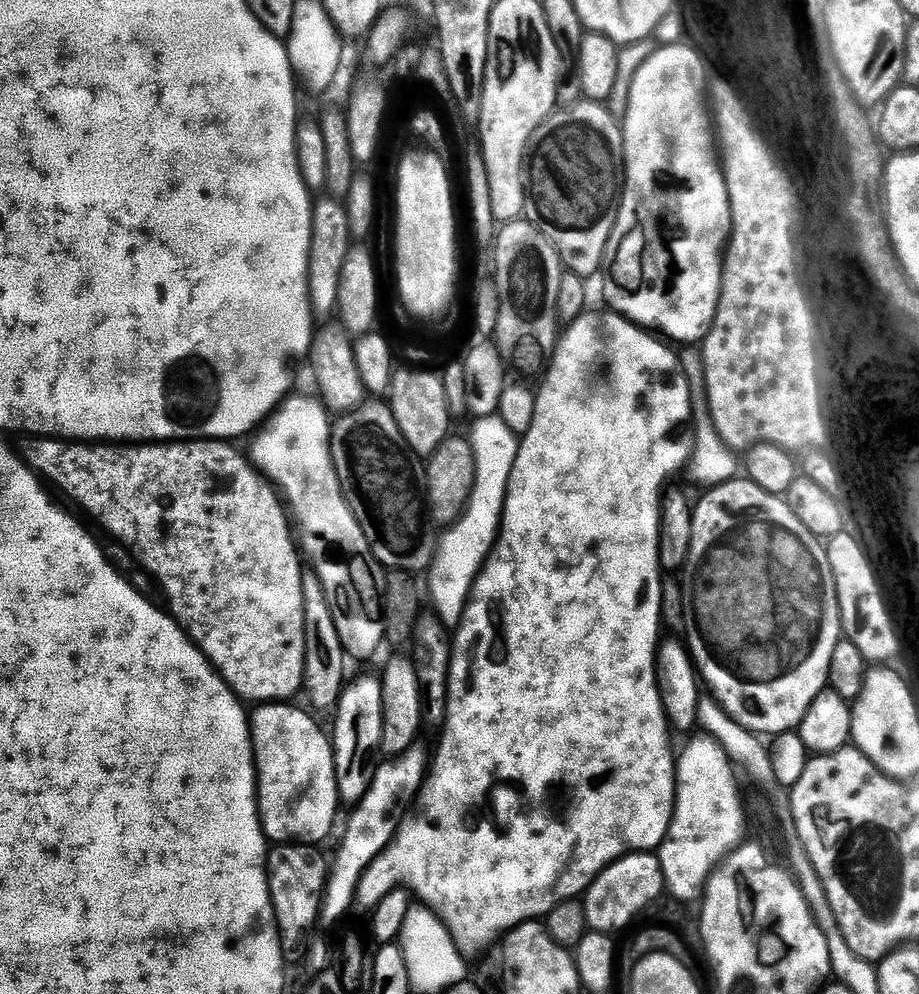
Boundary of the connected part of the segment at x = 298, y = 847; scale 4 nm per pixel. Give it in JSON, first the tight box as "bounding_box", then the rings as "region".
{"bounding_box":[268,844,330,954],"region":[[[277,844],[268,853],[270,898],[280,931],[280,945],[285,954],[292,954],[300,947],[301,951],[309,939],[308,931],[317,927],[330,871],[329,861],[324,861],[320,851],[319,847],[311,844]]]}

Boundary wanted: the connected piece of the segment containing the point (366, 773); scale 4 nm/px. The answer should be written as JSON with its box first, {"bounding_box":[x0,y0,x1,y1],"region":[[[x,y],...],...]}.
{"bounding_box":[330,676,384,806],"region":[[[364,676],[347,685],[340,695],[339,703],[334,708],[336,725],[330,728],[332,753],[336,763],[336,785],[340,795],[340,803],[344,806],[355,806],[366,798],[366,790],[374,782],[374,774],[378,767],[378,759],[382,749],[382,726],[384,711],[382,710],[382,686],[377,677]]]}

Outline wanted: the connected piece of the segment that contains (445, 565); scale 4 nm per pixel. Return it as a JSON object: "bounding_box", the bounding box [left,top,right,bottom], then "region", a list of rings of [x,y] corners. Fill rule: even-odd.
{"bounding_box":[426,414,520,630],"region":[[[499,414],[481,416],[475,423],[470,443],[474,450],[476,477],[468,499],[468,507],[464,509],[464,515],[445,531],[448,533],[439,537],[432,564],[426,573],[426,596],[427,599],[428,596],[432,599],[431,609],[449,630],[455,629],[464,619],[472,587],[475,586],[478,574],[484,568],[488,557],[492,555],[496,537],[500,535],[504,503],[510,487],[510,470],[514,470],[514,458],[518,458],[520,449],[518,436]]]}

